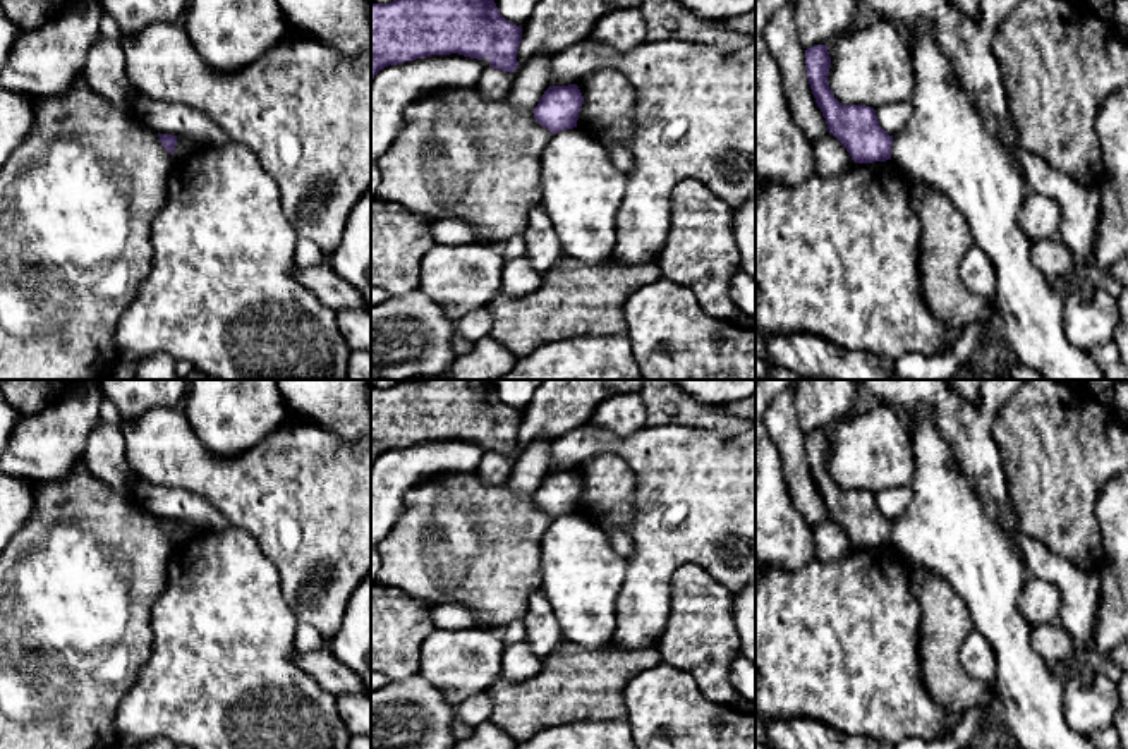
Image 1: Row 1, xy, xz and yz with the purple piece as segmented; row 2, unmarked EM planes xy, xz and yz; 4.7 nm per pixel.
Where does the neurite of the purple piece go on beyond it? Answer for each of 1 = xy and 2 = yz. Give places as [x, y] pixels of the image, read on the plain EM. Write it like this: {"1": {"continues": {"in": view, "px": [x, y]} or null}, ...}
{"1": {"continues": null}, "2": {"continues": null}}

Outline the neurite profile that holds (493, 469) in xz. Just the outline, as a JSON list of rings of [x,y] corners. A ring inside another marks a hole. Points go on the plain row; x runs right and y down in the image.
[[[484,452],[474,476],[486,486],[505,484],[515,467],[517,455],[503,457],[500,454]]]

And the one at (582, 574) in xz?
[[[577,512],[553,519],[541,548],[541,591],[563,641],[584,649],[608,648],[628,558],[613,548],[601,526]]]

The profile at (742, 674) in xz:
[[[738,656],[730,670],[730,680],[742,699],[755,703],[755,665]]]

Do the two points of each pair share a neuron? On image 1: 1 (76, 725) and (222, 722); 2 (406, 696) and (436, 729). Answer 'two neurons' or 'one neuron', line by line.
1: two neurons
2: one neuron

